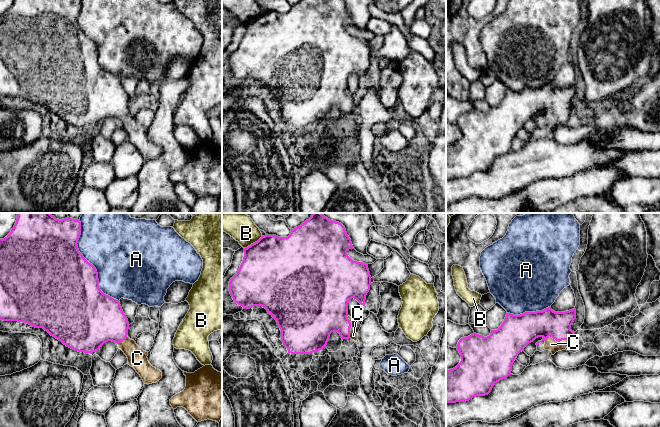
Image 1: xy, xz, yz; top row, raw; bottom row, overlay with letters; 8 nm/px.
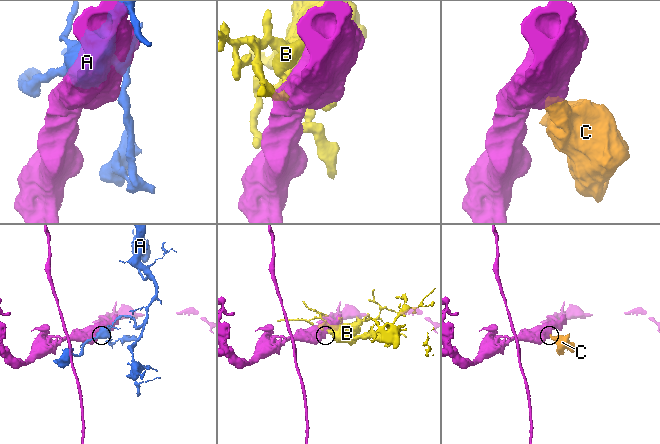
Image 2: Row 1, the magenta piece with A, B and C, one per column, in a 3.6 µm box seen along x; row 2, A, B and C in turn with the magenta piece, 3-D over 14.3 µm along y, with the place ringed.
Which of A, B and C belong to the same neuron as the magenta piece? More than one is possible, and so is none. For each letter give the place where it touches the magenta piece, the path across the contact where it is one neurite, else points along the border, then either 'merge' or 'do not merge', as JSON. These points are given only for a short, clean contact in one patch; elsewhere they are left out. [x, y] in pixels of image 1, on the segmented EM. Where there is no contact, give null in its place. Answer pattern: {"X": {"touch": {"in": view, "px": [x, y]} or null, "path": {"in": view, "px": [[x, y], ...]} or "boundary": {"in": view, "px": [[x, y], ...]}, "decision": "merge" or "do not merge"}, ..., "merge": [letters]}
{"A": {"touch": {"in": "xy", "px": [89, 263]}, "decision": "do not merge"}, "B": {"touch": {"in": "xz", "px": [253, 243]}, "decision": "do not merge"}, "C": {"touch": {"in": "yz", "px": [556, 340]}, "path": {"in": "yz", "px": [[530, 325], [541, 325], [556, 340], [551, 344]]}, "decision": "merge"}, "merge": ["C"]}

